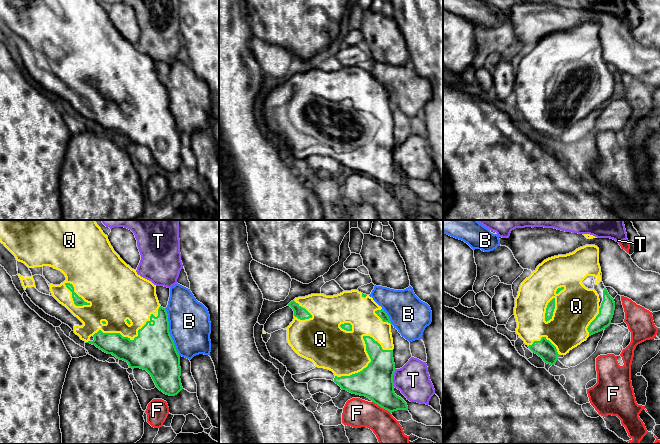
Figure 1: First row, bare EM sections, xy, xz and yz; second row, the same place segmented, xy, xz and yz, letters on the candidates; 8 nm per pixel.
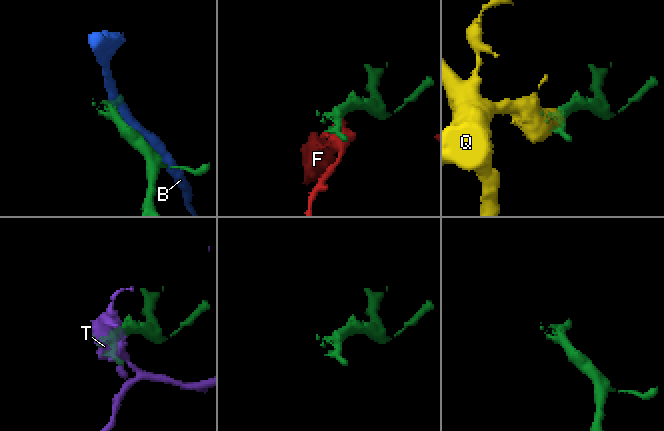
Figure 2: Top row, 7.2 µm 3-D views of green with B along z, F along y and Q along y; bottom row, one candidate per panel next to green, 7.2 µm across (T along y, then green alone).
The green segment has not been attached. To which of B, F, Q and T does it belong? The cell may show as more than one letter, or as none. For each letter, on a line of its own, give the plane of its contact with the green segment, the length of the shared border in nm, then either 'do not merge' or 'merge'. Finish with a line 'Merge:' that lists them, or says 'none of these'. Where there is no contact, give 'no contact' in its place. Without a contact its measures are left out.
B: contact in xy; length 420 nm; do not merge
F: contact in xz; length 180 nm; do not merge
Q: contact in xy; length 600 nm; merge
T: contact in xz; length 140 nm; do not merge
Merge: Q

